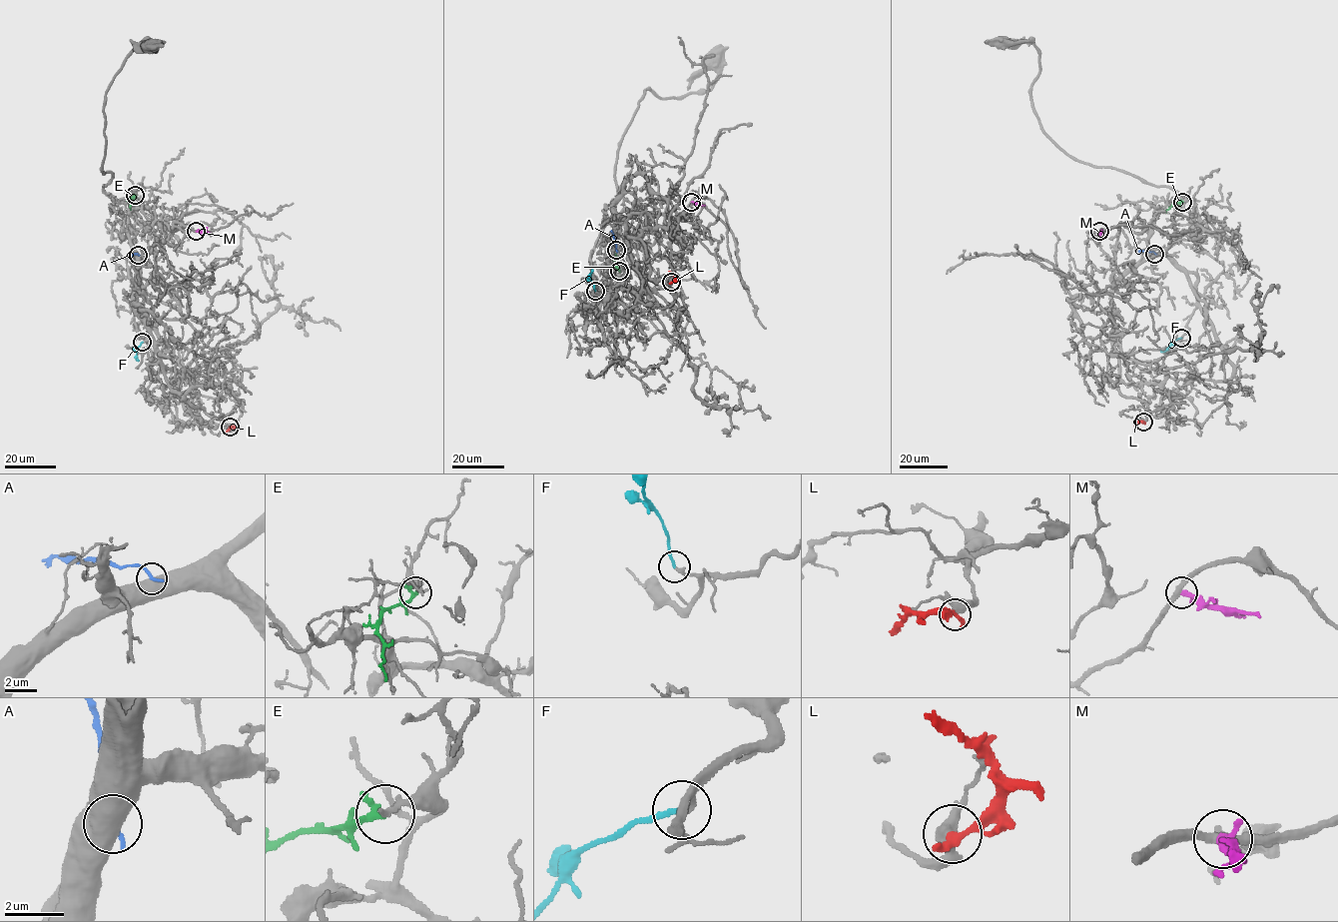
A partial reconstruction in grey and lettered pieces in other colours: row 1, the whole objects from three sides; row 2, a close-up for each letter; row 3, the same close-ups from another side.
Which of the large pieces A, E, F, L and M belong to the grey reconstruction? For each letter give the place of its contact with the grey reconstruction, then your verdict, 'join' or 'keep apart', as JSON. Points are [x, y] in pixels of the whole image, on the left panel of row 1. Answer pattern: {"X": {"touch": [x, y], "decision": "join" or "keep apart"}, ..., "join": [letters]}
{"A": {"touch": [138, 255], "decision": "keep apart"}, "E": {"touch": [135, 195], "decision": "keep apart"}, "F": {"touch": [142, 342], "decision": "join"}, "L": {"touch": [230, 427], "decision": "keep apart"}, "M": {"touch": [196, 231], "decision": "keep apart"}, "join": ["F"]}

